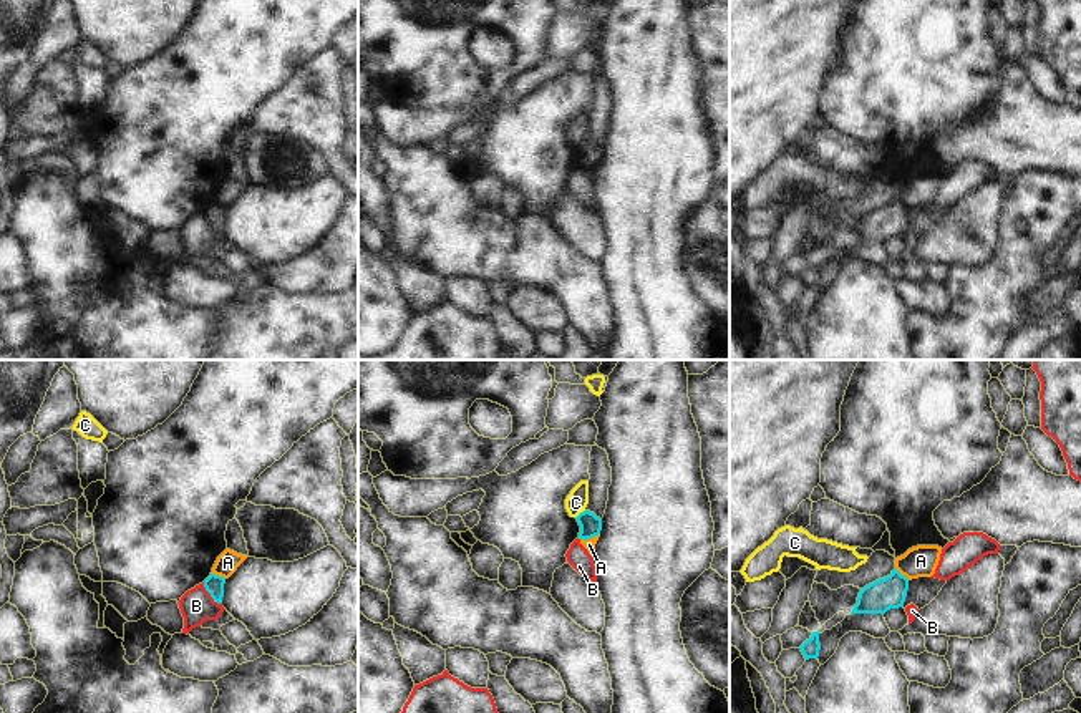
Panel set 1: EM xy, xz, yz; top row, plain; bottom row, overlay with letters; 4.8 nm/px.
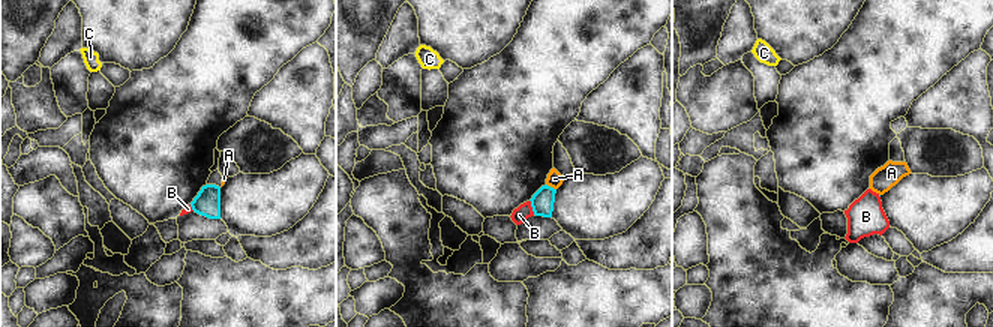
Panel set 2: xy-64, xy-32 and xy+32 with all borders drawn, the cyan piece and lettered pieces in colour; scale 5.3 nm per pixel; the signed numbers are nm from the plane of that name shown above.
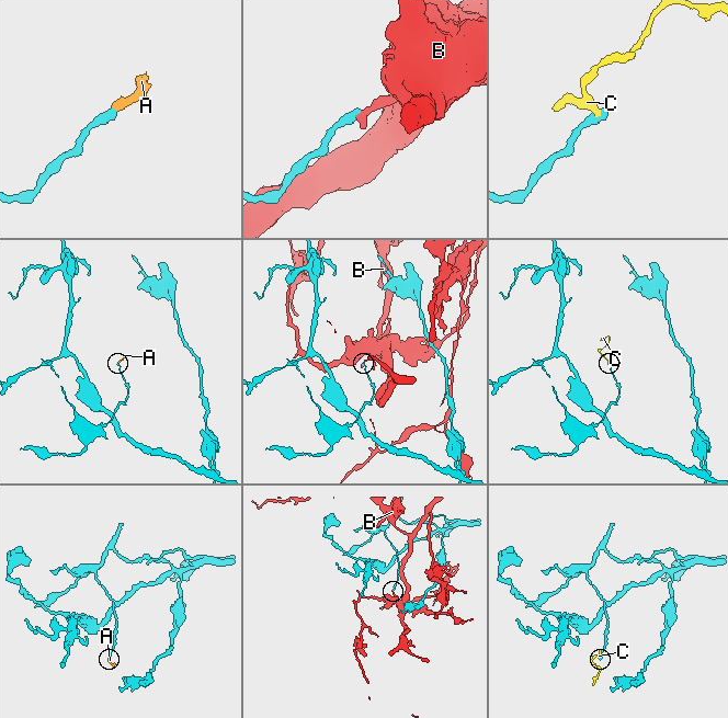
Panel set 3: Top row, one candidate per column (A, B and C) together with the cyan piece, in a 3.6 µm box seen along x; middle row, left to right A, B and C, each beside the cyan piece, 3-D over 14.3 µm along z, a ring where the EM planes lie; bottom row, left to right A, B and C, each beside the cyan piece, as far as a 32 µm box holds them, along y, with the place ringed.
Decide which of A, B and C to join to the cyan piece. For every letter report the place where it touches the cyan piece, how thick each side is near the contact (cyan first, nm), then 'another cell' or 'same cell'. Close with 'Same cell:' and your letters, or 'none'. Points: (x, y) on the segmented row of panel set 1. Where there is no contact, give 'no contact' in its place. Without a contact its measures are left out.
A: meets cyan in xz at (589, 538); 110 nm thick on the cyan side, 60 nm on the other; another cell
B: meets cyan in xy at (209, 592); 100 nm thick on the cyan side, 160 nm on the other; another cell
C: meets cyan in xz at (579, 514); 110 nm thick on the cyan side, 110 nm on the other; another cell
Same cell: none

